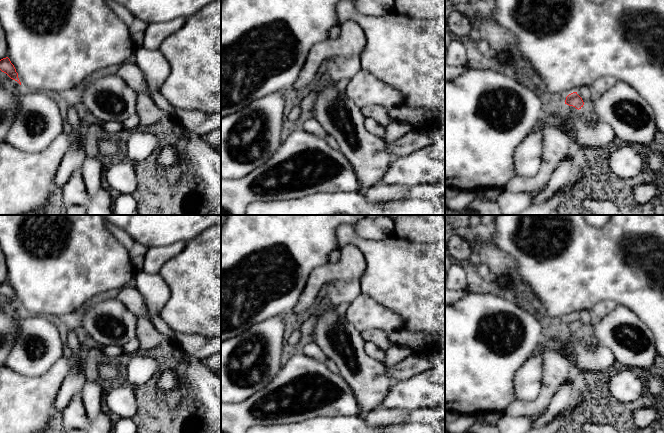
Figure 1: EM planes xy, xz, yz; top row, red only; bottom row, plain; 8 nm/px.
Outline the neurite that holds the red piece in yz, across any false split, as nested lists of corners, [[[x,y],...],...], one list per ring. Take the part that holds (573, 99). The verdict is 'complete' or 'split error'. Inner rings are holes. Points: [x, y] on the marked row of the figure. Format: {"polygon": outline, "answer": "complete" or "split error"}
{"polygon": [[[573,92],[566,97],[565,109],[567,110],[567,112],[575,112],[581,109],[583,105],[584,102],[582,98],[577,94],[577,92]]], "answer": "split error"}

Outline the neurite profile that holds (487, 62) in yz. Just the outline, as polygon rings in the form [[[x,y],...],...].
[[[471,56],[470,61],[464,65],[463,67],[468,70],[473,67],[481,66],[484,68],[492,68],[492,62],[495,60],[491,60],[490,58],[486,57],[484,60],[482,60],[480,63],[477,62],[476,58],[474,56]]]

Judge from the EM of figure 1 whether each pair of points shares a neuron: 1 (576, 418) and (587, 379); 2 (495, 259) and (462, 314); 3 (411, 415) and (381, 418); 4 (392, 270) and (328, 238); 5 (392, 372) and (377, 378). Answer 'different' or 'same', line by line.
1: same
2: different
3: same
4: different
5: different

